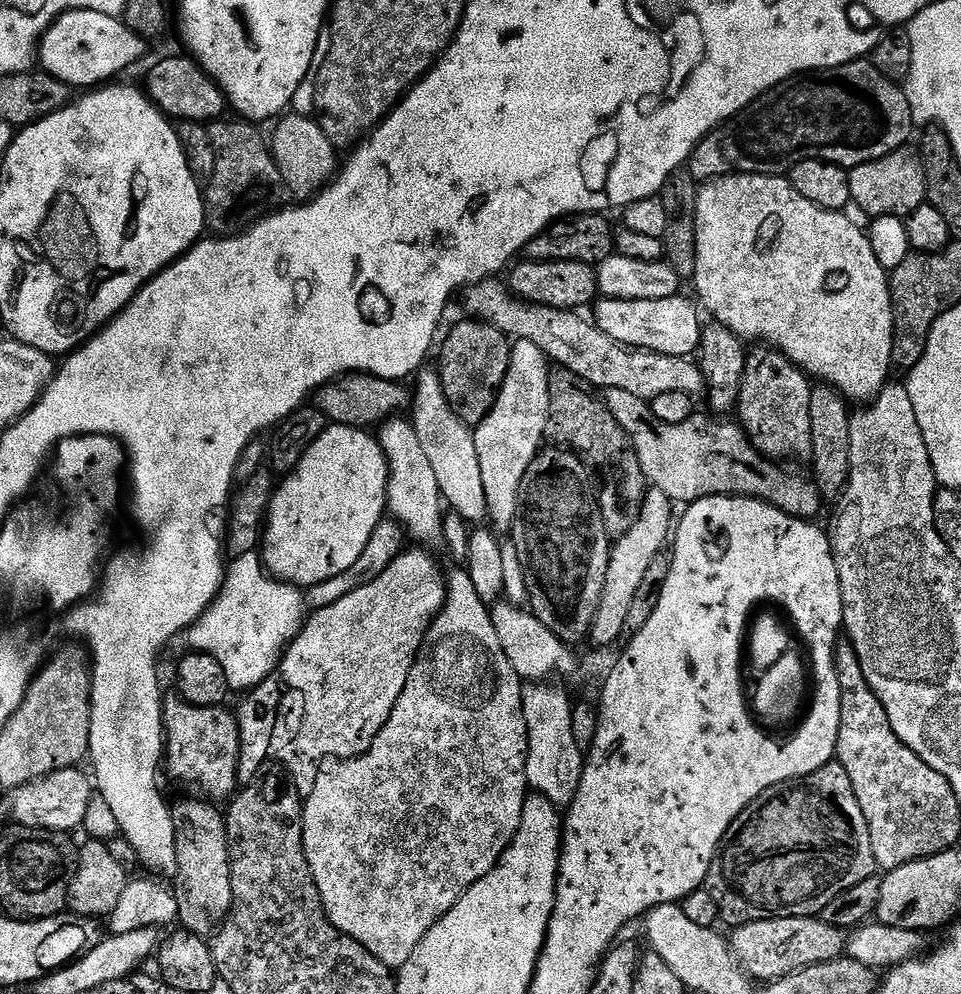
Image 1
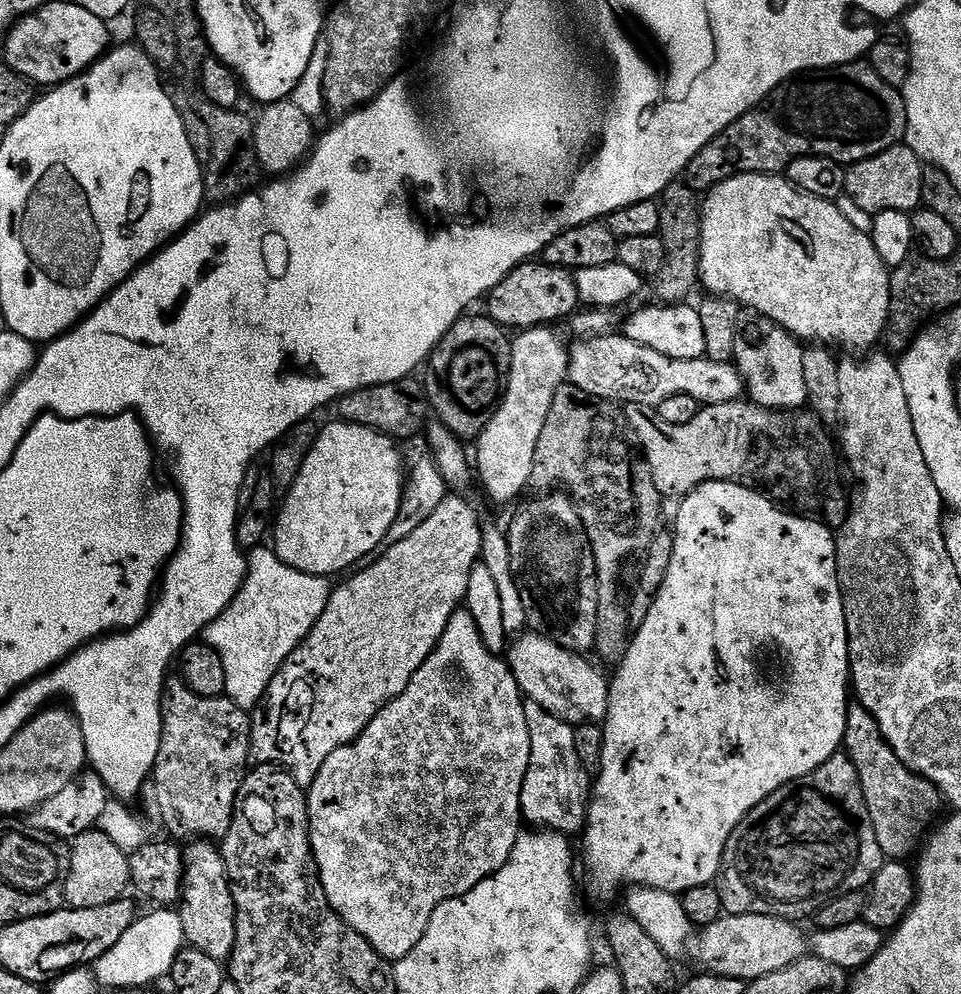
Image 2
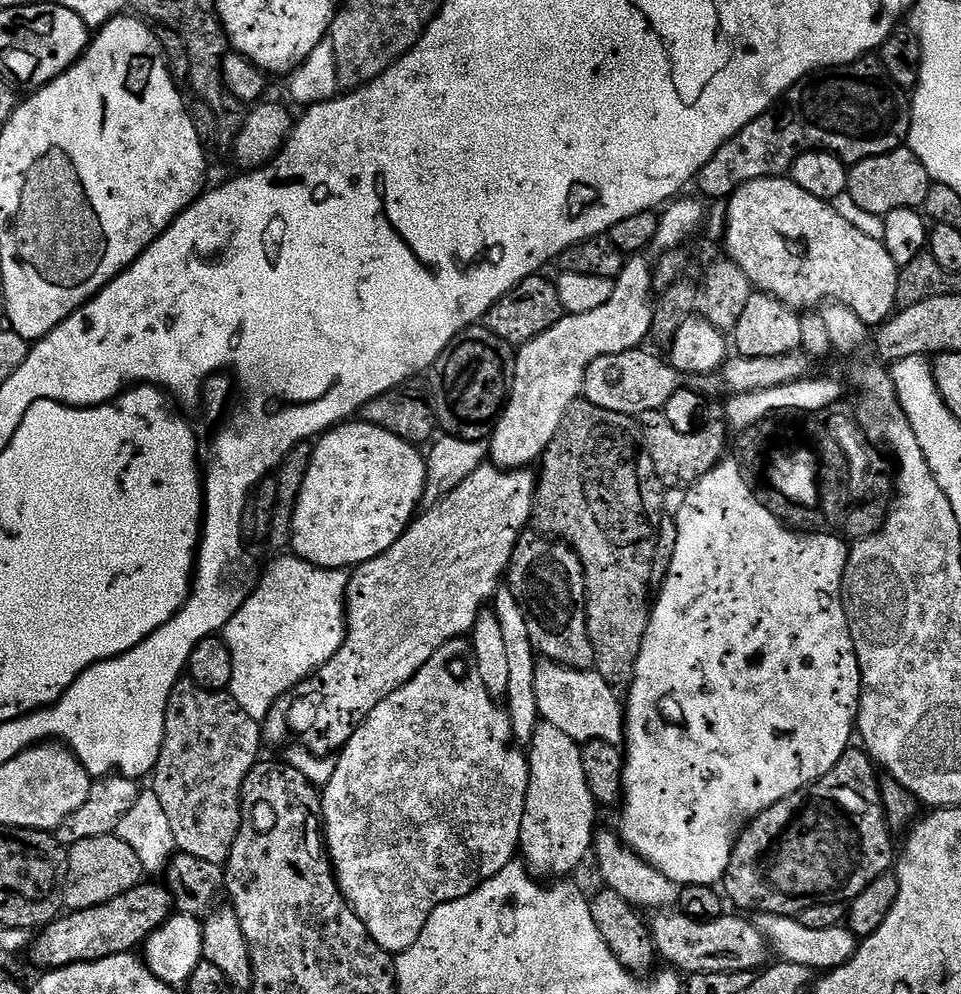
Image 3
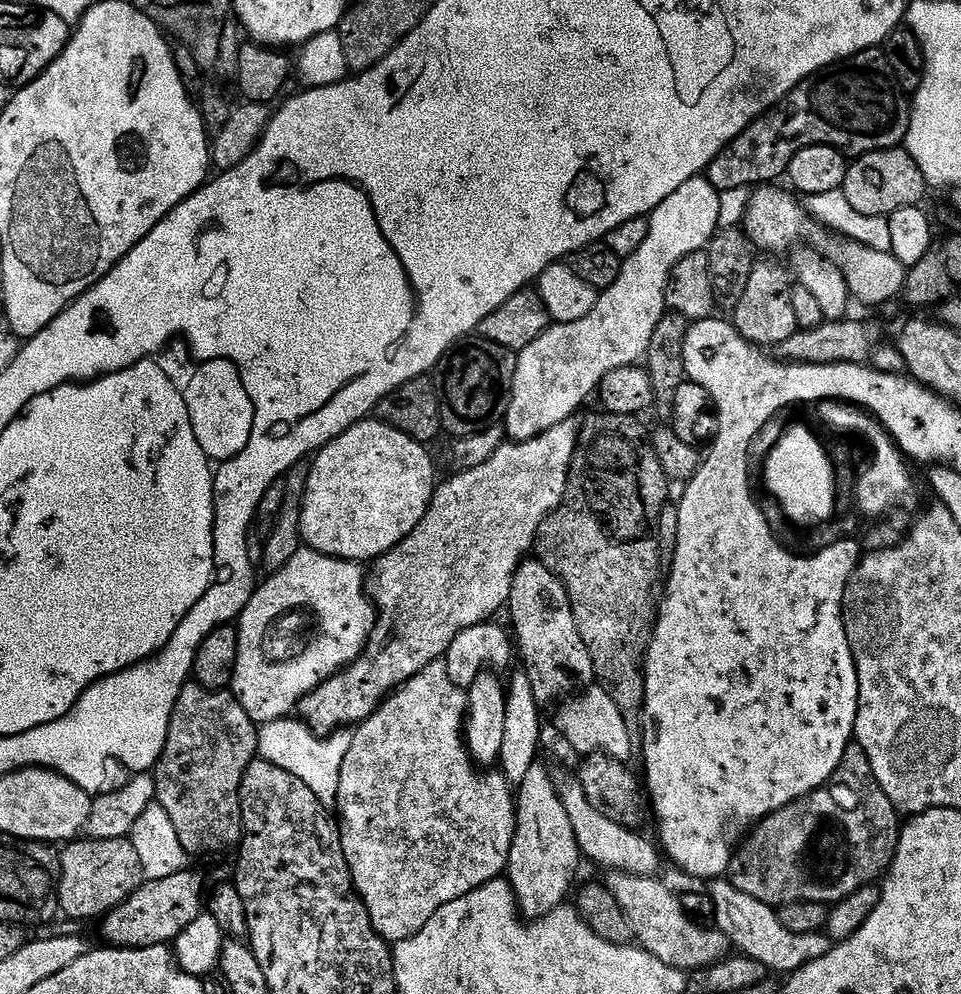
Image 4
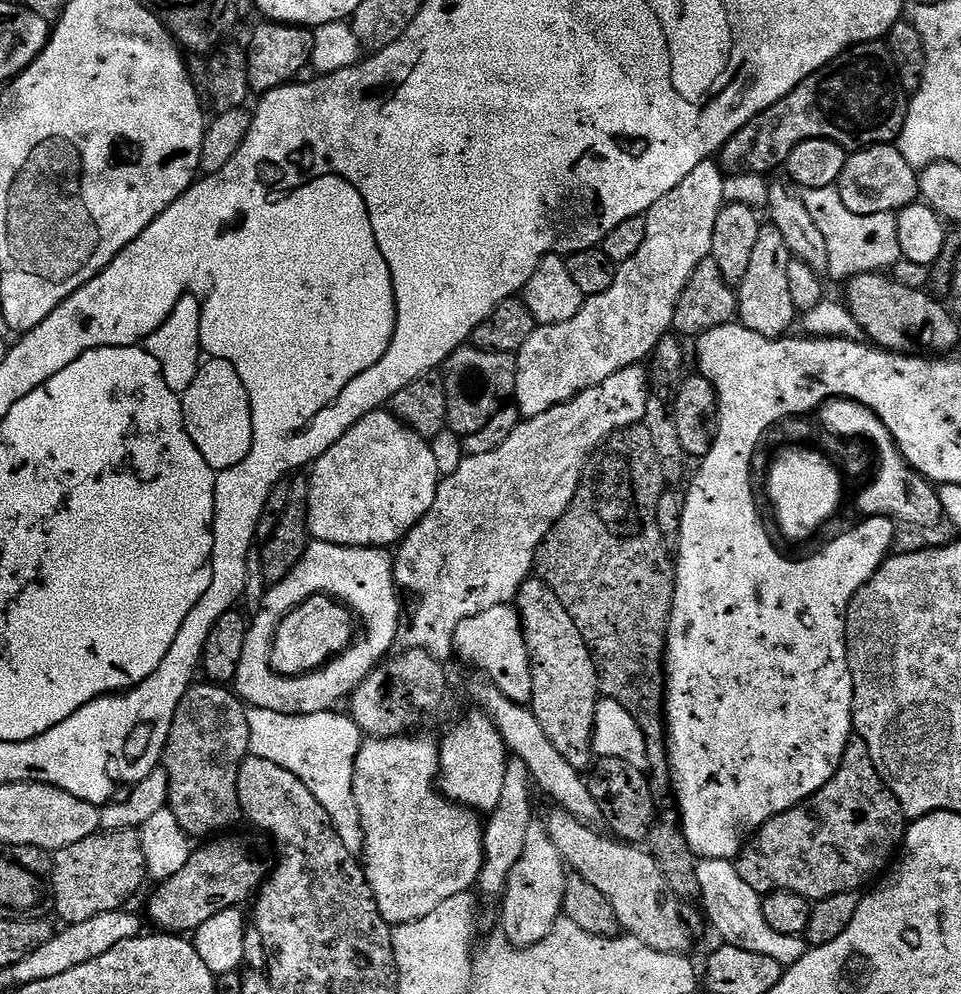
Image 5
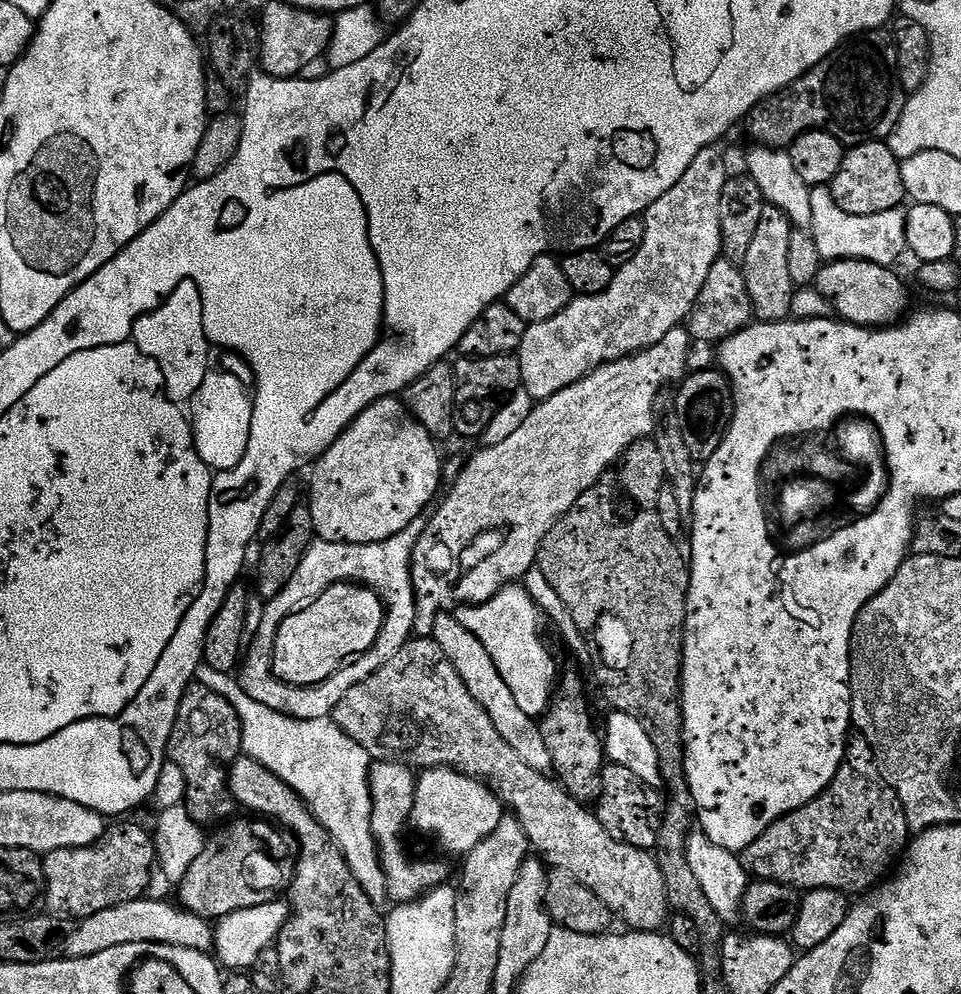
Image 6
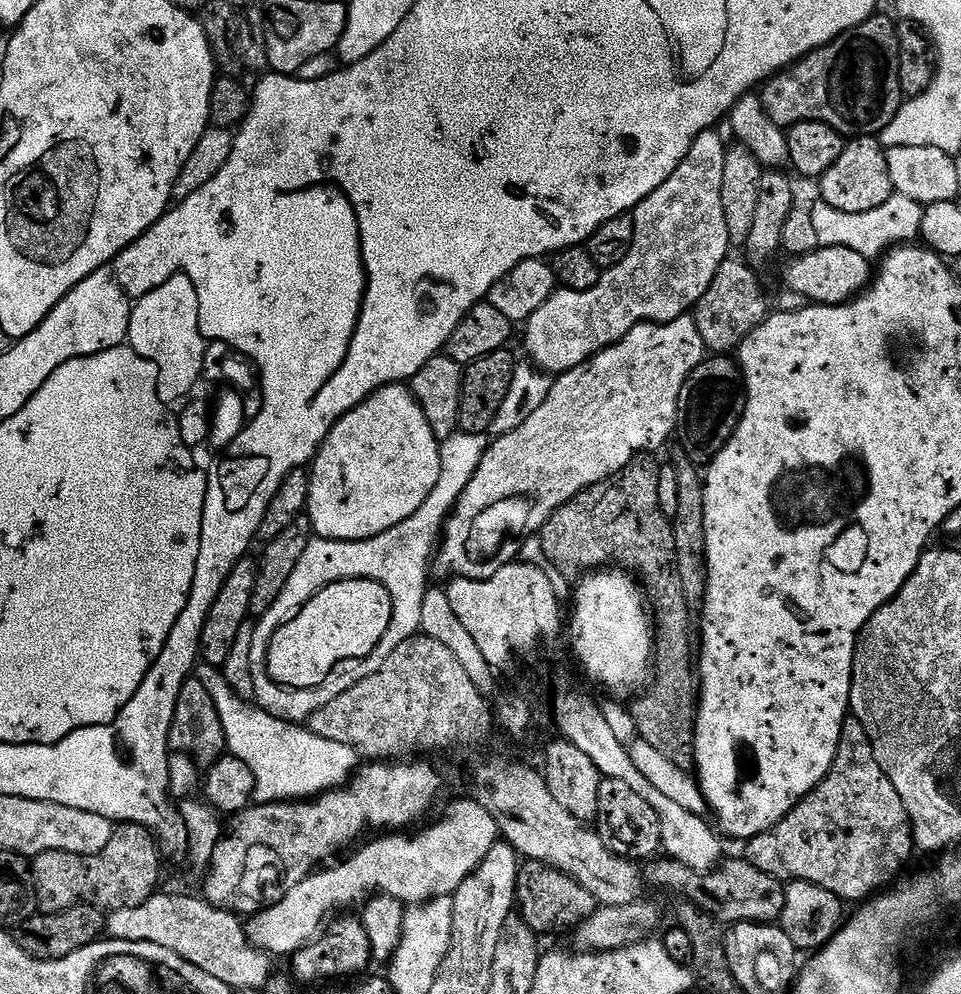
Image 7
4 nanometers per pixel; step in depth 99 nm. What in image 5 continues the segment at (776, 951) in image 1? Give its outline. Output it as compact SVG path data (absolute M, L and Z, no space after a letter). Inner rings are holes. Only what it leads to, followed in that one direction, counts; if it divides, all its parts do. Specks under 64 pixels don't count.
M552 810L546 819L546 827L554 846L558 846L558 854L562 854L565 865L575 875L580 876L590 886L598 886L598 891L606 894L610 906L614 906L614 914L618 914L618 922L621 929L632 939L650 946L650 950L658 950L662 954L674 954L679 956L687 953L688 947L694 944L692 935L686 930L680 913L682 901L679 896L670 890L666 878L662 878L662 870L656 868L654 858L643 847L627 842L621 842L615 838L603 836L595 832L595 827L589 826L585 821L563 810Z

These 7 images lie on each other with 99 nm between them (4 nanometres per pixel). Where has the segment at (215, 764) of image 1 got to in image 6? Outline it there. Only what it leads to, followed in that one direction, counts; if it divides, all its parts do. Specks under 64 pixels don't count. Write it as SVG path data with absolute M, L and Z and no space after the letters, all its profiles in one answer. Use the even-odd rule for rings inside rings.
M197 682L188 685L178 706L166 756L170 763L182 770L186 778L183 805L190 818L202 826L223 825L233 815L231 812L237 811L237 802L228 789L228 773L232 763L242 754L242 730L234 706L222 694Z

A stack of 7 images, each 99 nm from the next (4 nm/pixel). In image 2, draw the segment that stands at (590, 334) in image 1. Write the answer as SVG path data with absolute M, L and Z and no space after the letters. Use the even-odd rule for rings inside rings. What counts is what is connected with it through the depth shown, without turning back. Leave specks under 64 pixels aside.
M596 334L593 340L580 340L571 345L568 354L568 380L578 390L590 394L595 400L606 400L617 406L641 404L647 408L659 409L666 398L674 398L674 394L686 394L701 404L721 404L734 402L745 395L744 379L735 363L714 362L707 358L687 360L686 358L666 358L666 354L658 354L658 350L650 350L650 346L638 346L623 334Z

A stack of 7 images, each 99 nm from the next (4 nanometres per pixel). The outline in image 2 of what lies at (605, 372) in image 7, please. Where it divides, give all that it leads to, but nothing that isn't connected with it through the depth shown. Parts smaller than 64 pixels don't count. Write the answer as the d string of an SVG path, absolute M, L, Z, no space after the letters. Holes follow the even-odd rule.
M449 494L442 502L442 506L438 506L438 510L434 510L434 514L430 514L430 518L426 518L426 522L422 522L422 526L418 526L418 530L414 530L414 534L410 534L410 538L402 538L402 542L389 545L380 560L373 559L371 561L373 564L369 568L361 567L359 571L352 574L357 574L357 576L349 575L347 577L349 580L345 584L340 584L337 588L335 585L331 589L322 618L318 618L318 622L312 627L307 638L292 651L292 656L288 659L287 664L270 682L268 693L251 713L252 760L256 764L275 764L288 769L301 788L307 790L314 782L318 770L322 770L322 762L326 762L326 758L333 756L342 746L352 744L368 729L368 723L382 711L386 704L404 693L410 678L414 678L414 674L418 674L422 662L426 662L426 658L430 658L430 654L438 646L452 615L461 611L462 605L467 601L470 574L482 560L480 551L484 541L484 528L482 523L480 524L480 516L476 513L475 506L467 504L460 496L463 495Z

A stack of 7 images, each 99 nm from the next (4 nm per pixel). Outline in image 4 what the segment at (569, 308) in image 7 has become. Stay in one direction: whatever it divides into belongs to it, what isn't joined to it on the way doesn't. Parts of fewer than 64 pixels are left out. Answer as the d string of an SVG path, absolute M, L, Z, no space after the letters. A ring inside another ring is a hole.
M703 175L690 178L670 194L648 216L650 234L646 234L646 242L634 250L620 265L618 282L614 286L603 289L599 293L594 310L586 314L586 318L578 318L578 322L565 324L553 323L530 346L526 346L516 356L516 373L512 383L512 399L508 402L506 417L506 436L509 441L529 440L541 436L546 430L560 424L564 420L573 419L576 411L588 400L588 395L599 389L602 378L615 368L631 368L643 361L648 355L650 338L658 322L666 314L664 295L668 289L668 279L672 268L682 262L686 254L694 254L707 249L709 240L719 229L720 192Z

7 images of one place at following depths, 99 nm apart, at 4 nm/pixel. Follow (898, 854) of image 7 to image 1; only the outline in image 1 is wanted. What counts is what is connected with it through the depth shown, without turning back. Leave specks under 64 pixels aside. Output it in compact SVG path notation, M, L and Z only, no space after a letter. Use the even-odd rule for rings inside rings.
M829 762L810 774L770 786L734 818L712 860L706 887L718 902L720 920L739 926L770 918L816 916L842 890L866 882L877 872L870 826L858 806L850 774L838 762Z

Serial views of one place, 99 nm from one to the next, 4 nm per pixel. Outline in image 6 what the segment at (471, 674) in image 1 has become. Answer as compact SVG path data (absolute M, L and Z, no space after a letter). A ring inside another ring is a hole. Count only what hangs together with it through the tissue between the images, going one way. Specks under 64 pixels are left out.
M403 762L373 763L368 775L369 792L372 795L372 829L376 847L380 849L380 865L388 879L388 895L396 904L409 904L411 900L418 900L425 892L440 887L449 879L446 865L411 860L404 853L404 840L400 835L404 827L407 829L410 824L416 781L413 769Z

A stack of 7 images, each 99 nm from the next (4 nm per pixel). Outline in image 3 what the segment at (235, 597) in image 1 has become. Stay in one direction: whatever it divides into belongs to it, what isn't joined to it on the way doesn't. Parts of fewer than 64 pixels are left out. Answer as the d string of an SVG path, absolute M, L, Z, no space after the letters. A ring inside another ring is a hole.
M295 554L277 556L280 557L265 572L263 569L256 591L246 598L234 618L222 629L222 639L232 659L230 695L250 718L261 722L268 717L278 698L298 687L330 657L338 654L346 631L344 595L348 592L349 573L339 568L319 568Z

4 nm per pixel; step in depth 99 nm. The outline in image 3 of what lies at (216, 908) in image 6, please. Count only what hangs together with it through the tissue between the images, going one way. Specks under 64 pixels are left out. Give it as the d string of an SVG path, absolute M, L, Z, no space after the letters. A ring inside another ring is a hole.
M141 882L126 890L126 894L110 898L110 902L102 902L102 906L61 915L33 939L30 945L33 962L41 964L41 969L51 970L112 955L135 953L150 934L154 934L154 930L162 927L173 915L172 895L167 887L159 886Z

